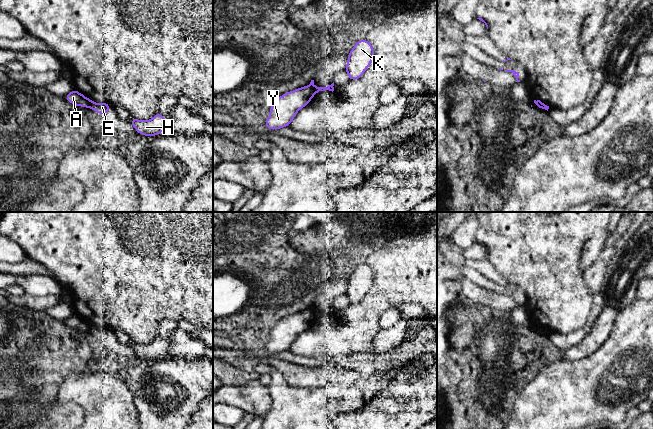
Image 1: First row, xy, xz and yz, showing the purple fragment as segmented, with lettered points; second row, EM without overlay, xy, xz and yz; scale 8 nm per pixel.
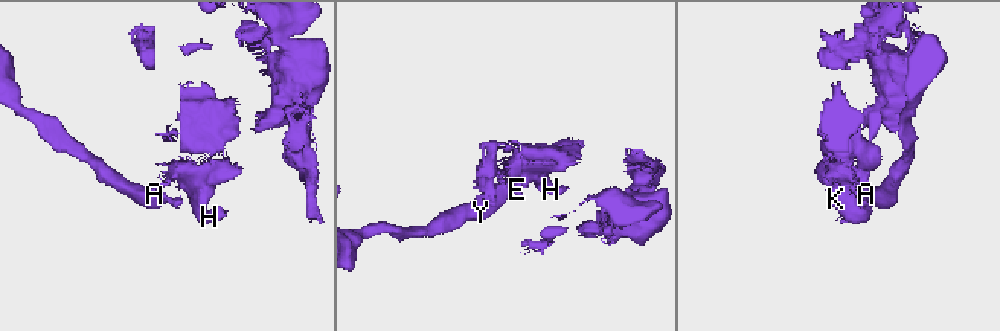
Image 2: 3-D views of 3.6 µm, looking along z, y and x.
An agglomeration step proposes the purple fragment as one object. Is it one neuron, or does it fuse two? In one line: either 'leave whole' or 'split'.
split

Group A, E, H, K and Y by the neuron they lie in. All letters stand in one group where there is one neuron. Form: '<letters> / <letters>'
A Y / E H K

